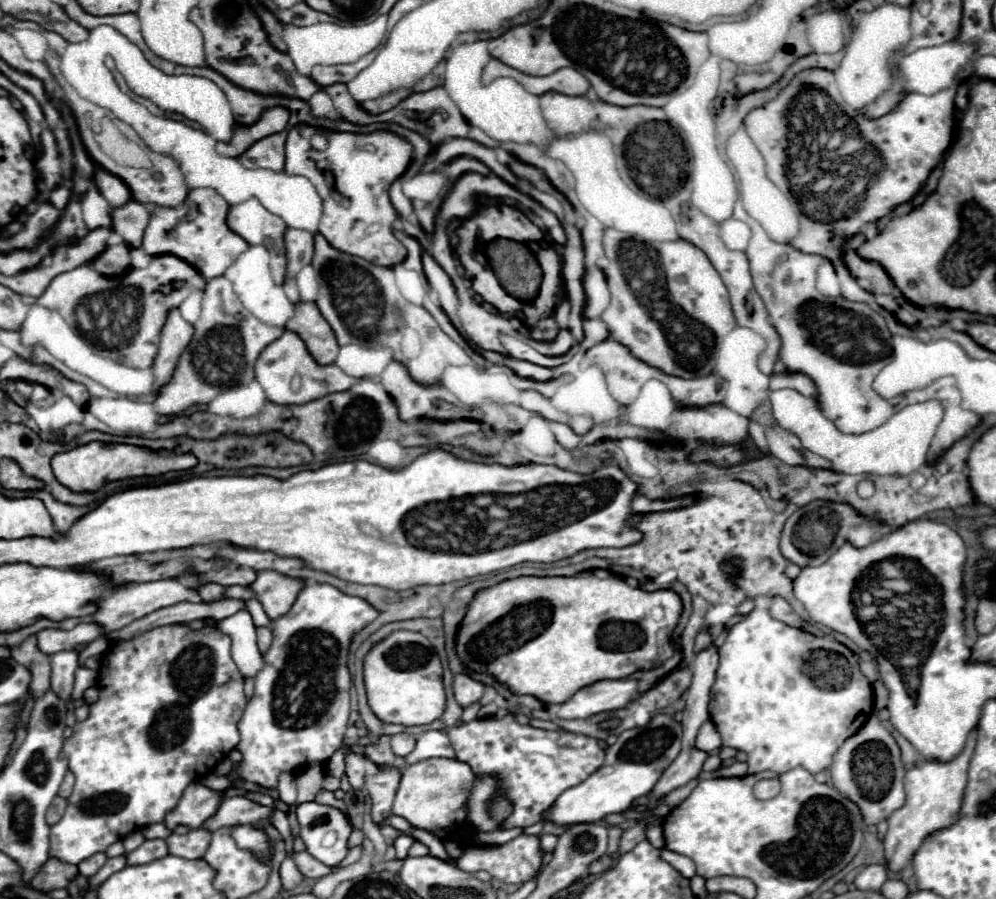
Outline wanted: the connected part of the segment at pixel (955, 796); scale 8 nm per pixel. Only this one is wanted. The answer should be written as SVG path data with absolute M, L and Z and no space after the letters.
M976 730L970 732L966 746L956 760L948 764L922 760L916 768L906 772L906 778L904 778L906 804L888 818L888 832L884 838L884 854L886 854L888 868L892 872L900 872L902 868L906 868L910 860L914 858L916 850L920 848L920 844L932 832L950 828L958 820L960 804L964 798L964 788L966 788L966 774L968 774L974 746L976 746Z

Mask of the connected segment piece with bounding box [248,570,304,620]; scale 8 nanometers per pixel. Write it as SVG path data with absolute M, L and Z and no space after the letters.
M266 570L266 572L258 572L256 580L248 588L256 594L256 598L260 600L268 618L276 620L284 612L288 612L288 608L294 604L296 596L298 596L298 592L302 590L302 586L304 586L302 580L288 578L278 572Z

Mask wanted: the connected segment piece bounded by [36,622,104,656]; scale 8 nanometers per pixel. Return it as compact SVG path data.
M90 622L90 624L78 624L72 630L42 630L36 638L40 652L52 656L62 650L82 650L102 634L104 634L102 626Z

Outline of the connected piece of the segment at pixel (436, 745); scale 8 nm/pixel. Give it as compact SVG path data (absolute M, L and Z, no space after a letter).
M428 730L416 740L416 750L410 752L404 760L408 764L416 764L422 760L428 760L430 756L438 758L454 758L454 748L444 732L438 730Z

